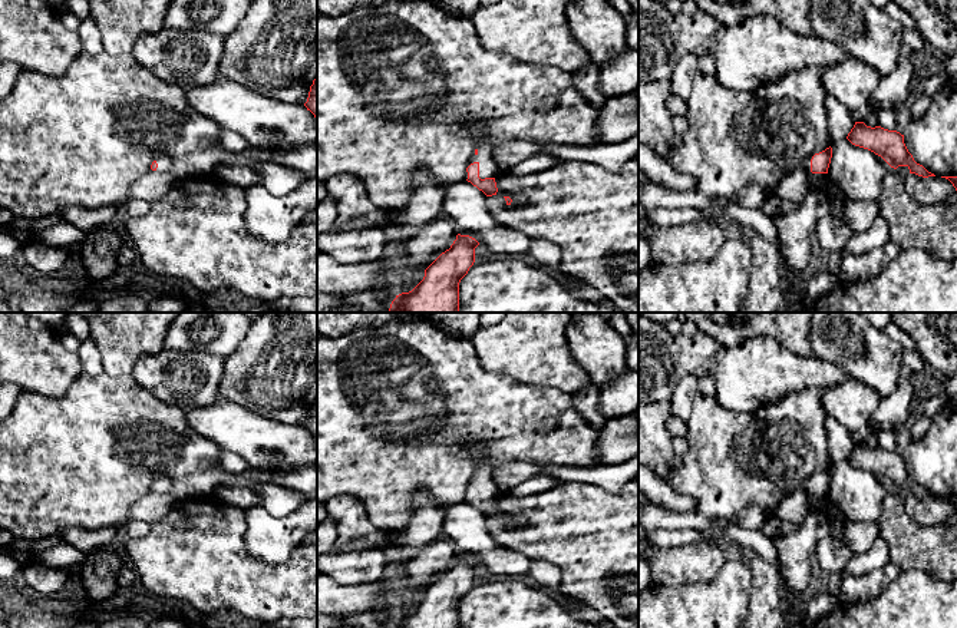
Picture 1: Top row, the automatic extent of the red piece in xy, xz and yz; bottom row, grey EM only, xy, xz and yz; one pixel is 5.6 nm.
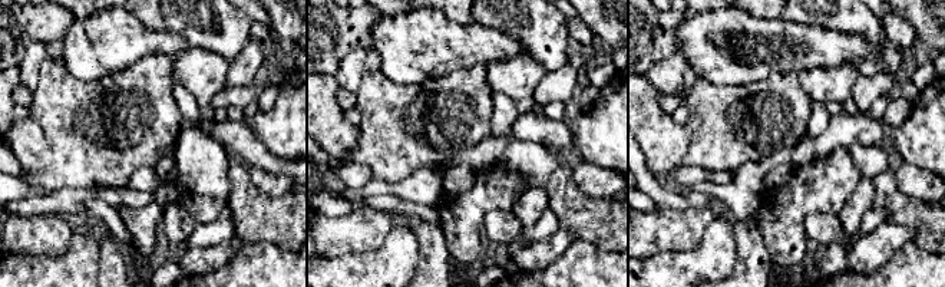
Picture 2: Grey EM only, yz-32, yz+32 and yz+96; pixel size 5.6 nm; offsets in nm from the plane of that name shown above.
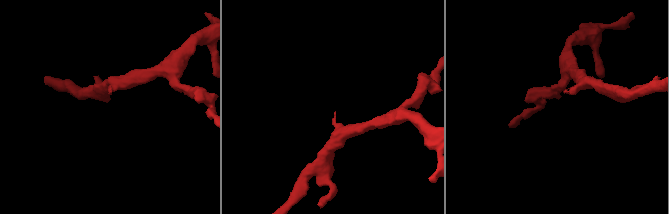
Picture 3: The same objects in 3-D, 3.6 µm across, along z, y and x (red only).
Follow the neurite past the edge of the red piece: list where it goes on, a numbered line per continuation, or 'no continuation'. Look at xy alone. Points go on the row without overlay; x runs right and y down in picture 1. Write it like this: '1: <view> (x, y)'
1: xy (164, 483)

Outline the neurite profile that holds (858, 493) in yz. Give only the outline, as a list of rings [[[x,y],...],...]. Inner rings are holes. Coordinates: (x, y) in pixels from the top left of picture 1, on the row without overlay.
[[[847,459],[831,466],[828,498],[848,522],[880,522],[882,500],[892,490],[881,477],[852,466]]]

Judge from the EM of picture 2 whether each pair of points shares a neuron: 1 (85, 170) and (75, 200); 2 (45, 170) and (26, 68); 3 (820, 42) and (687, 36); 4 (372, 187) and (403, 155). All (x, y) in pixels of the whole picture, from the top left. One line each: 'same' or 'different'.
1: different
2: different
3: same
4: different

